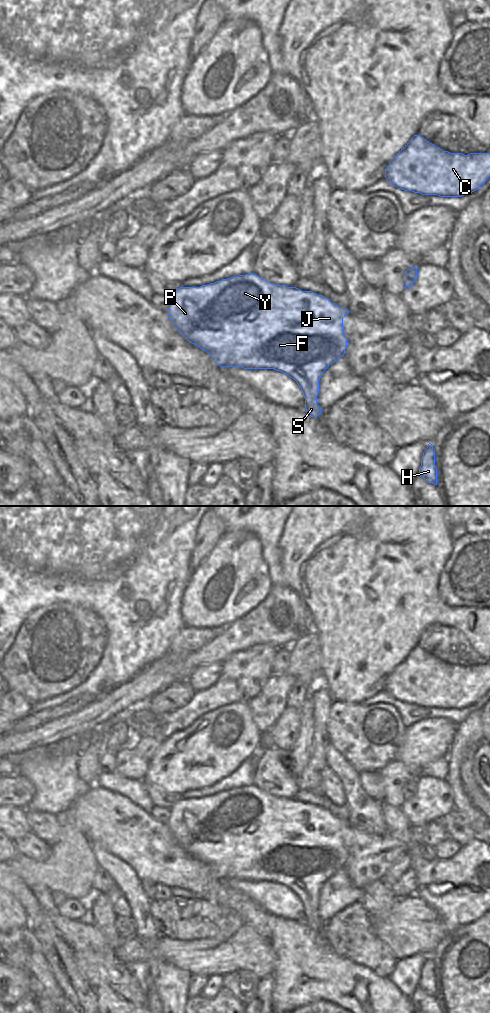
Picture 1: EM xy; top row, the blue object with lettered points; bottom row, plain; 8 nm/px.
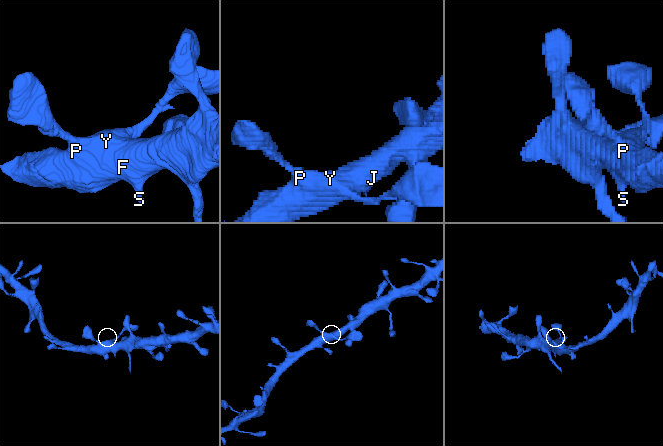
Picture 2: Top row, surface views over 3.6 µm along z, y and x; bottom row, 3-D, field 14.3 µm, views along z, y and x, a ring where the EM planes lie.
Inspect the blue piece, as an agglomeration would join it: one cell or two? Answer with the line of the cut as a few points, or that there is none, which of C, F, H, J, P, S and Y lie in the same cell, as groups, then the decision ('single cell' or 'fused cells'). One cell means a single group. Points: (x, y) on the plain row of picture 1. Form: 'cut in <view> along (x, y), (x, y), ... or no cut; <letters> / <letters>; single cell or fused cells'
no cut; C F H J P S Y; single cell

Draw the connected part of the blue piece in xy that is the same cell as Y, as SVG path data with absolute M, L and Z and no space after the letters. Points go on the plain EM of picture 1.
M254 785L238 787L228 791L222 791L208 797L200 799L180 799L176 801L169 809L170 816L167 826L177 841L177 843L190 855L206 863L220 879L242 879L244 881L274 881L280 883L294 891L303 904L305 910L305 923L311 929L318 929L321 926L321 920L317 916L319 906L319 892L323 884L340 869L343 869L347 860L347 850L343 844L343 830L349 825L344 821L322 807L312 803L302 803L296 799L286 797L276 797L270 795Z

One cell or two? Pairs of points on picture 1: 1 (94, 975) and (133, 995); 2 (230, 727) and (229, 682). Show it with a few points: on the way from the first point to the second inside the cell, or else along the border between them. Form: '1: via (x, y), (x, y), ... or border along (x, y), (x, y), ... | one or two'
1: via (104, 975), (113, 975), (123, 985) | one
2: border along (246, 702), (232, 702), (208, 712) | two

